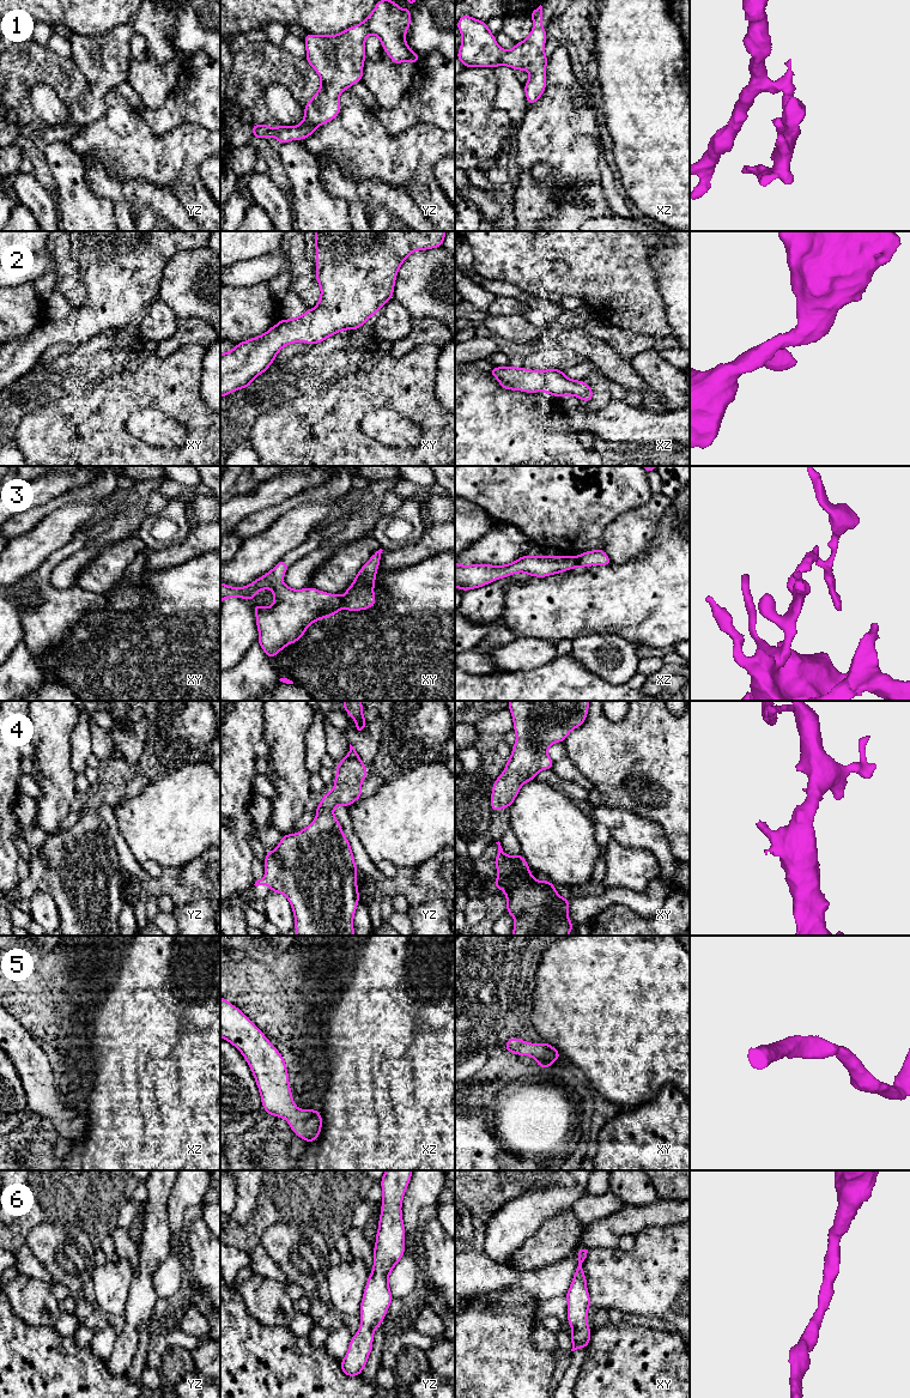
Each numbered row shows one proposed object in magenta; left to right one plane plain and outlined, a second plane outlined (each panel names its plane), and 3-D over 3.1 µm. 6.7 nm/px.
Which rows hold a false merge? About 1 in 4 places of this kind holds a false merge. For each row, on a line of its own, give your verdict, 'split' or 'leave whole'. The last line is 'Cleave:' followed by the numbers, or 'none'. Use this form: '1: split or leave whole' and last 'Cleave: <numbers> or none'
1: leave whole
2: leave whole
3: split
4: leave whole
5: leave whole
6: leave whole
Cleave: 3

